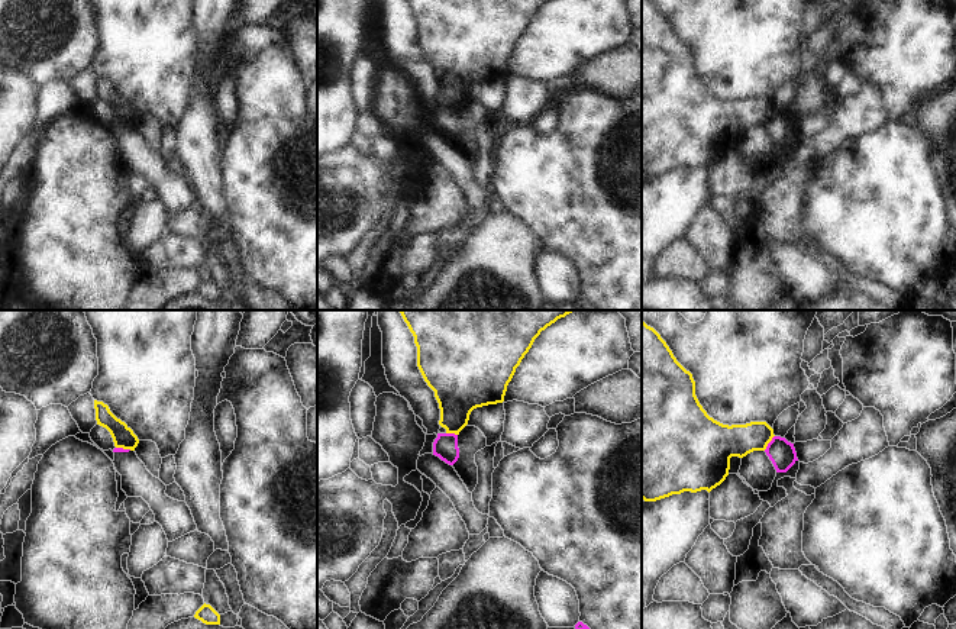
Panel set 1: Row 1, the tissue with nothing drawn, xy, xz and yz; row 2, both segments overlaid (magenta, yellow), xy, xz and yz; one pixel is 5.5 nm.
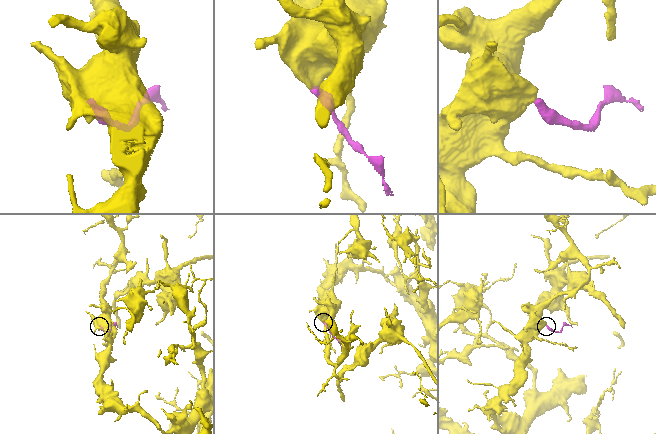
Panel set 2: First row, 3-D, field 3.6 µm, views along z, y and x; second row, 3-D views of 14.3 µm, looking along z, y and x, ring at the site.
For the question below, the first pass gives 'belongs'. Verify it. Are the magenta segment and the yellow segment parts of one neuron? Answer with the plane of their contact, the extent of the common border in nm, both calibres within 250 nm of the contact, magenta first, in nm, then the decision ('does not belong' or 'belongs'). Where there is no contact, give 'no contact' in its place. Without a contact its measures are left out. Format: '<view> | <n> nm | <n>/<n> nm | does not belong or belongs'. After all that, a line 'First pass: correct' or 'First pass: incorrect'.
yz | 110 nm | 150/180 nm | does not belong
First pass: incorrect

